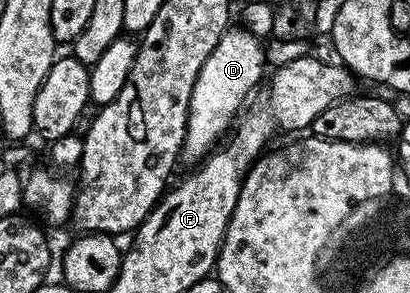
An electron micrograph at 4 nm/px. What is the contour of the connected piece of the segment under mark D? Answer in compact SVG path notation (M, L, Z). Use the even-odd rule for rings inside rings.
M231 27L224 35L220 35L220 43L216 43L212 55L208 55L204 67L200 67L196 87L192 87L186 141L181 151L183 158L205 158L231 132L240 110L247 104L251 94L259 88L267 72L268 53L262 50L262 45L263 42L258 36L250 33L245 27Z

